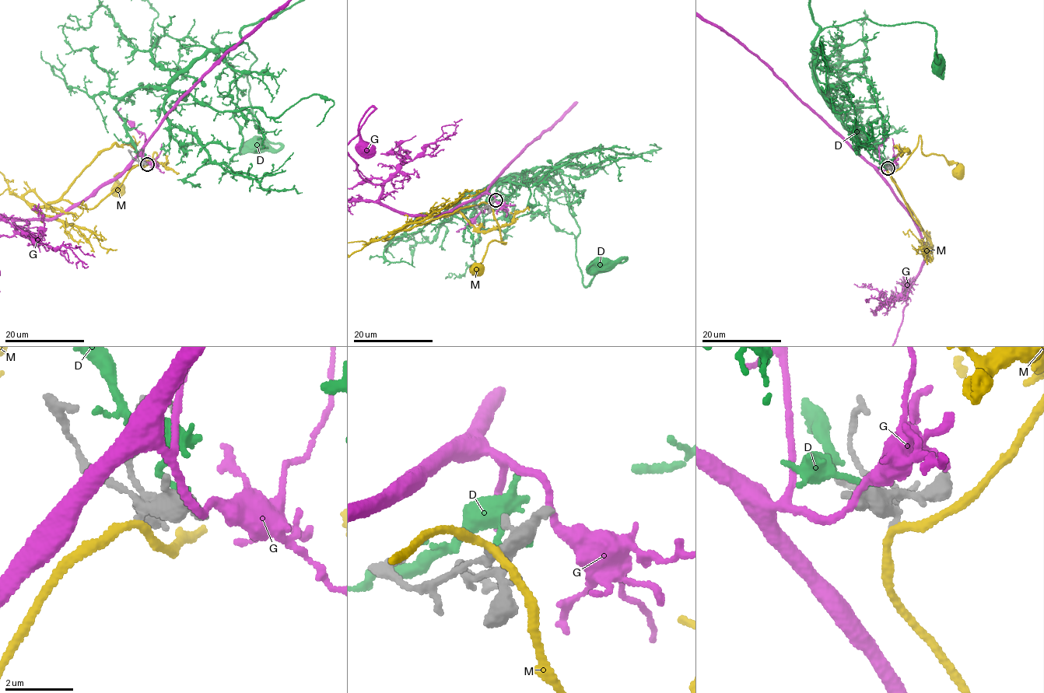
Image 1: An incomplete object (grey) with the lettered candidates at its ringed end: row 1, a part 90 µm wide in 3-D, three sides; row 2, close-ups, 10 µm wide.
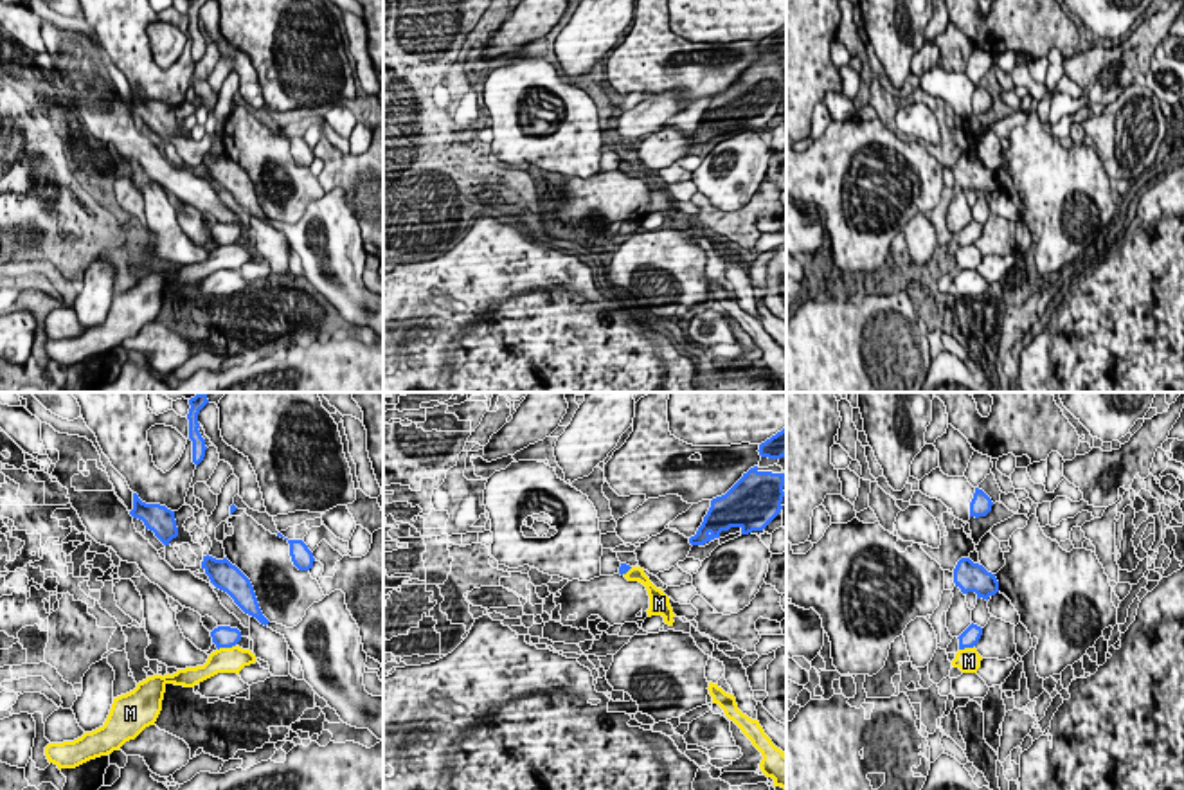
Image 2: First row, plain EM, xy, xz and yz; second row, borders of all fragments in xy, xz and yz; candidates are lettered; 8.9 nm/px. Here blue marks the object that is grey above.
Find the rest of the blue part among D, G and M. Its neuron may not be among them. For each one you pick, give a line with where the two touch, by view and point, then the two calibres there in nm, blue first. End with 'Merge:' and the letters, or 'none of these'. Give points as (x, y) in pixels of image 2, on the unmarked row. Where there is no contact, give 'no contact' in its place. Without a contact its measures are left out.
Merge: none of these

